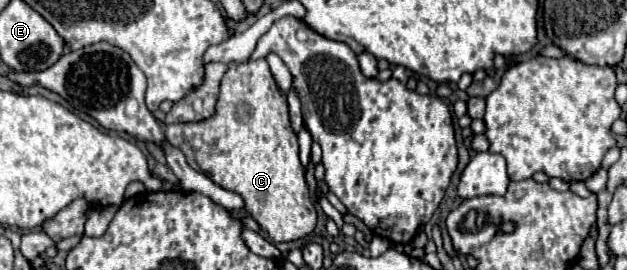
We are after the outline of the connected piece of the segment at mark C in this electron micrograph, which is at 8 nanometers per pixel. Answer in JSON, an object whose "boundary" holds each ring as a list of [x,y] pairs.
{"boundary":[[[266,60],[230,64],[220,84],[216,114],[202,122],[170,124],[164,128],[164,134],[174,148],[184,152],[188,164],[194,170],[208,174],[214,184],[240,194],[246,202],[248,214],[260,224],[262,230],[268,232],[274,242],[300,240],[316,228],[316,208],[304,180],[304,168],[298,156],[298,136],[290,126],[286,94],[272,78]]]}

